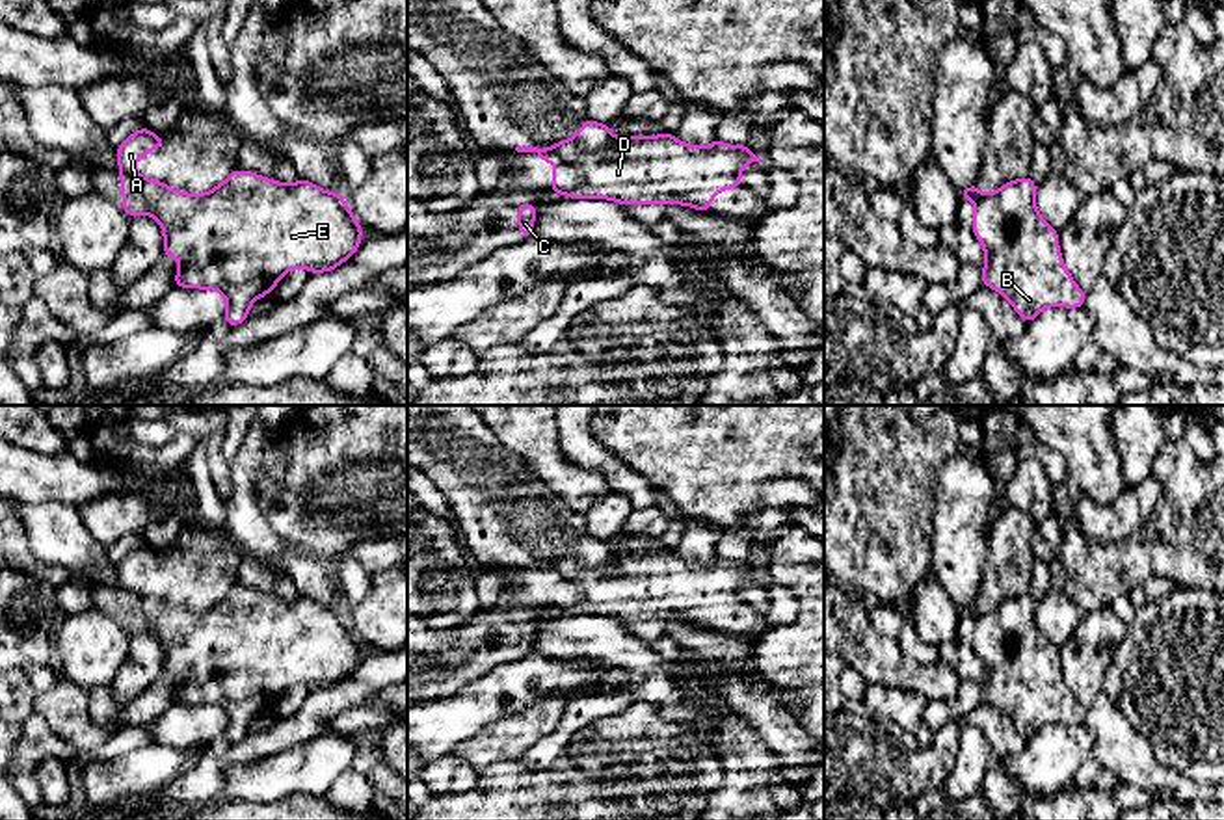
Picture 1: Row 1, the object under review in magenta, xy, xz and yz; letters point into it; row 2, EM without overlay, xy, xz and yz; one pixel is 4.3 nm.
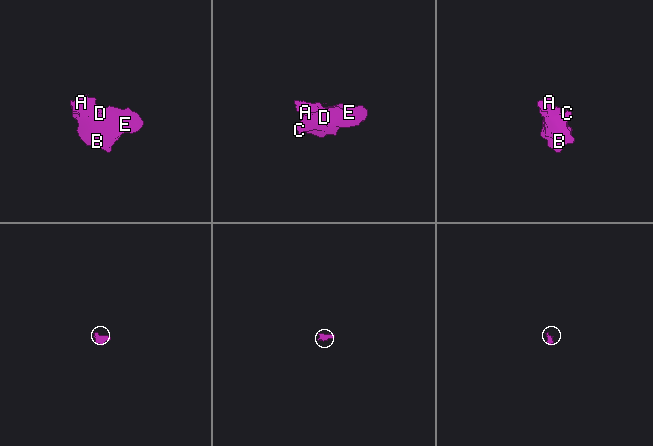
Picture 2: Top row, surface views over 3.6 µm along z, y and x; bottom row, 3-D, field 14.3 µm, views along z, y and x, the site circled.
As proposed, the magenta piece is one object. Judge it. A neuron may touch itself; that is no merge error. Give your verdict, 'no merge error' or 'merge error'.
merge error

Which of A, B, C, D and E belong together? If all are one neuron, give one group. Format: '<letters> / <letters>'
A / B C D E

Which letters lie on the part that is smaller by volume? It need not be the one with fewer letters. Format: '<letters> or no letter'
A

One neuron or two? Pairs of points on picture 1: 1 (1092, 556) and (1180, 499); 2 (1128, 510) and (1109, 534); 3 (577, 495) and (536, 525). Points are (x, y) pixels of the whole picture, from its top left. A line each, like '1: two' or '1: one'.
1: one
2: one
3: two

